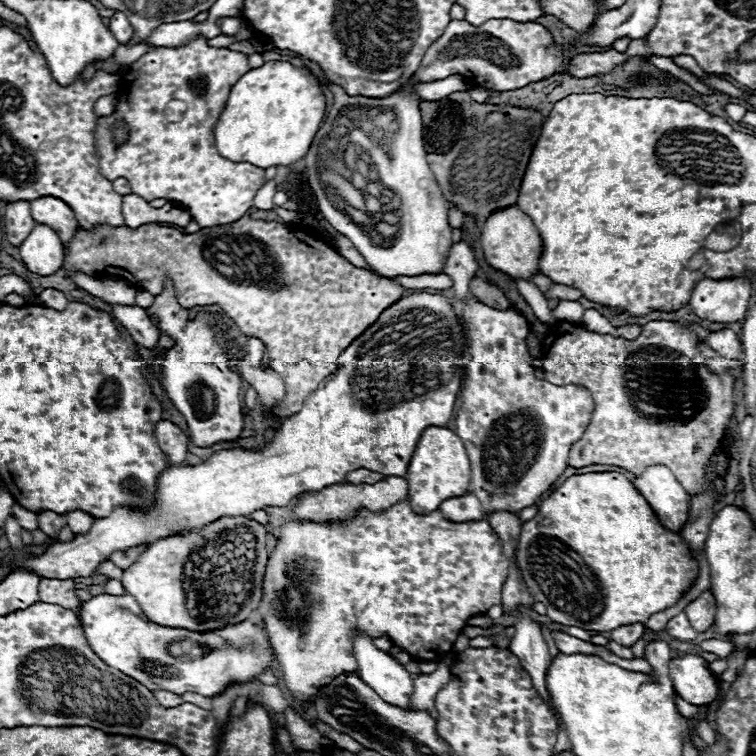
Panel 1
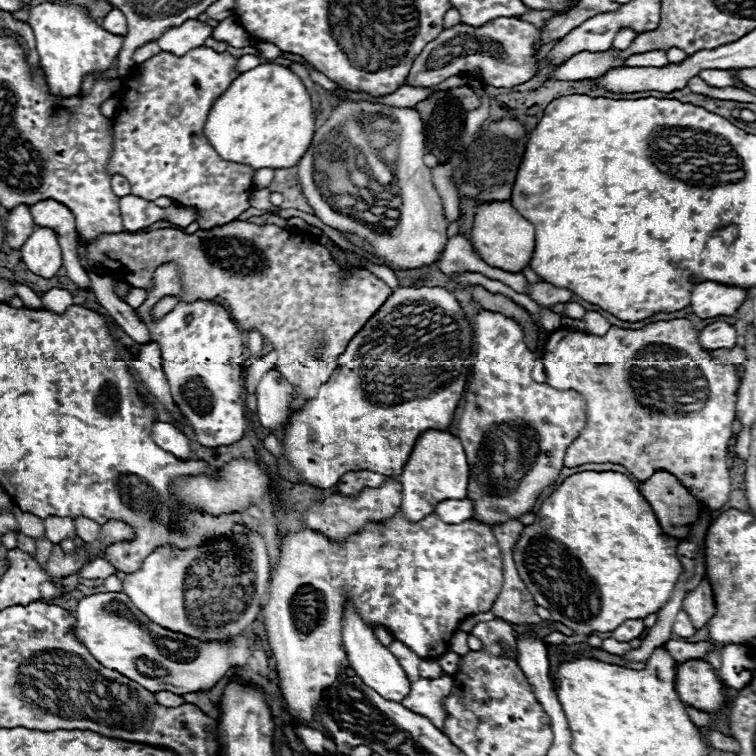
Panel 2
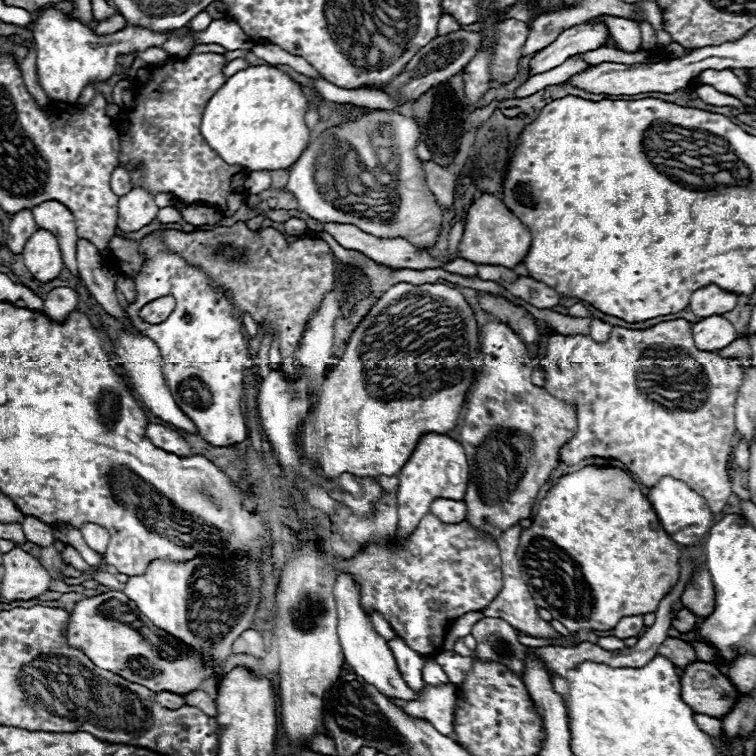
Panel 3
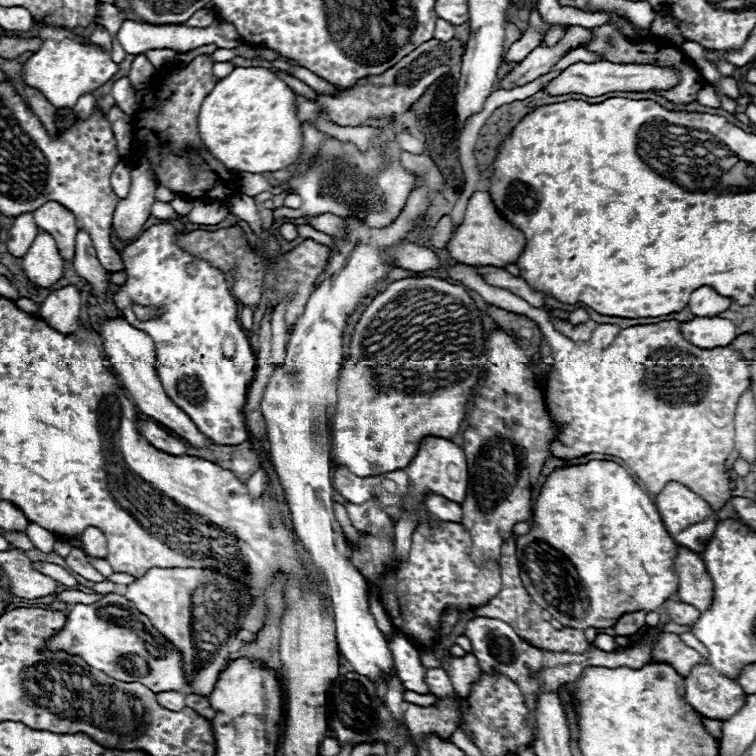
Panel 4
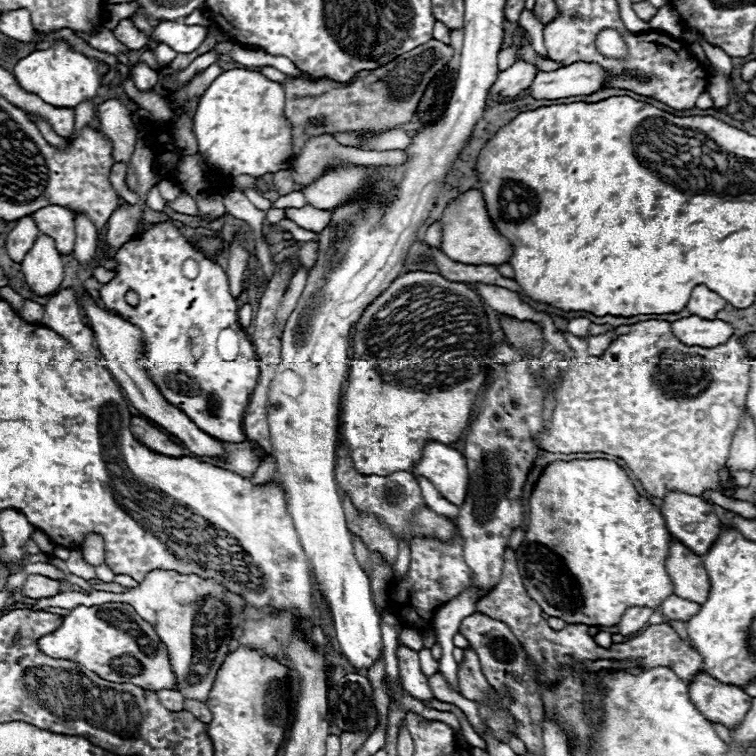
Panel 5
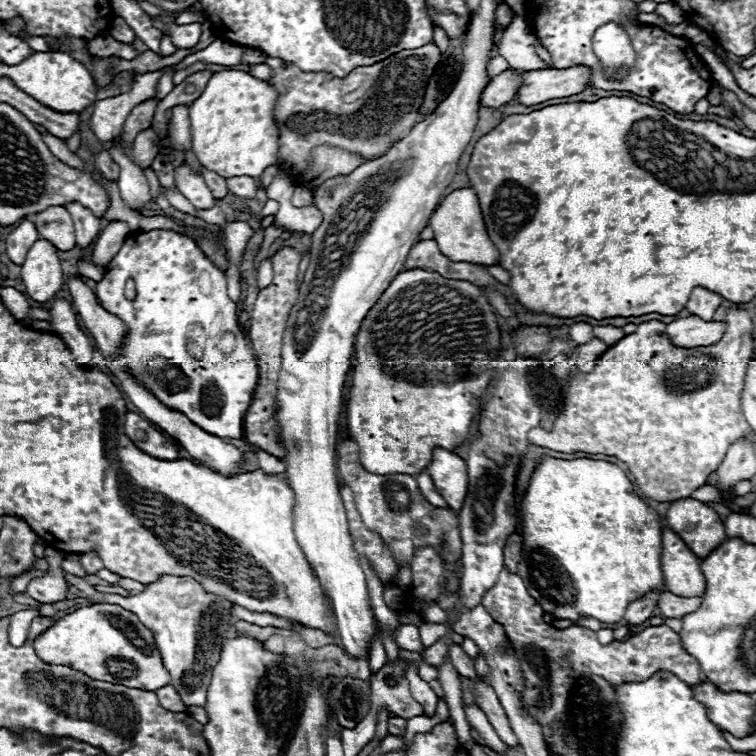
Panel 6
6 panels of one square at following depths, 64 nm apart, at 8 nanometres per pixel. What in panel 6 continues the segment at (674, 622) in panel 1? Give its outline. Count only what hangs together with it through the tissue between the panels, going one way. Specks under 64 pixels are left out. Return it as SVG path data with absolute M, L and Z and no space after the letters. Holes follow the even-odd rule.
M664 592L660 596L660 602L658 602L658 608L662 612L664 618L682 618L690 612L694 612L698 606L700 606L700 598L694 596L694 598L684 598L684 596L676 596L672 592Z

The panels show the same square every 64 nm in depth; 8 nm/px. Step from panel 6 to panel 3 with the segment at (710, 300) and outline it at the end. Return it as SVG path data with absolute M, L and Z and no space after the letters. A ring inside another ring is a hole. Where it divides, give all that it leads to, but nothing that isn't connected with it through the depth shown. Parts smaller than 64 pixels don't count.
M710 284L710 286L698 288L692 294L692 298L690 298L690 310L698 318L706 318L706 316L730 312L736 306L736 302L738 302L738 296L736 294L724 292L718 286Z

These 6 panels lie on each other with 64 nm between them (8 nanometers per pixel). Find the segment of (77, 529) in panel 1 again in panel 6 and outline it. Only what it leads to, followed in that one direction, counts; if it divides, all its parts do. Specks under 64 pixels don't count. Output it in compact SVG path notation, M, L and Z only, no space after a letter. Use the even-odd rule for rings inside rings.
M90 552L90 554L80 554L80 564L82 564L82 568L86 570L86 574L96 574L98 570L104 568L102 560L100 560L98 554L94 554L94 552Z

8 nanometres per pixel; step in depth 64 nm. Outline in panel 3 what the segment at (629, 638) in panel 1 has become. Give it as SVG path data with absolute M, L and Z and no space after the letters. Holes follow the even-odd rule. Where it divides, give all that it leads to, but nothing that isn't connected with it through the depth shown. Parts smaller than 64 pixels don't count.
M626 616L618 622L618 626L614 628L614 636L616 638L632 638L632 636L638 636L640 632L644 630L644 622L642 622L642 616Z

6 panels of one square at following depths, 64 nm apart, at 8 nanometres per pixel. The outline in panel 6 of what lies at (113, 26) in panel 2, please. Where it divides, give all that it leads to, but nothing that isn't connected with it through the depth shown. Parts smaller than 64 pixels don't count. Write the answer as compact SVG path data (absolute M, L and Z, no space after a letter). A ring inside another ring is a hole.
M112 36L106 38L94 38L88 42L88 52L98 56L98 58L108 58L108 56L122 56L124 60L134 60L136 58L136 50L132 46L126 46L118 40L114 40Z

